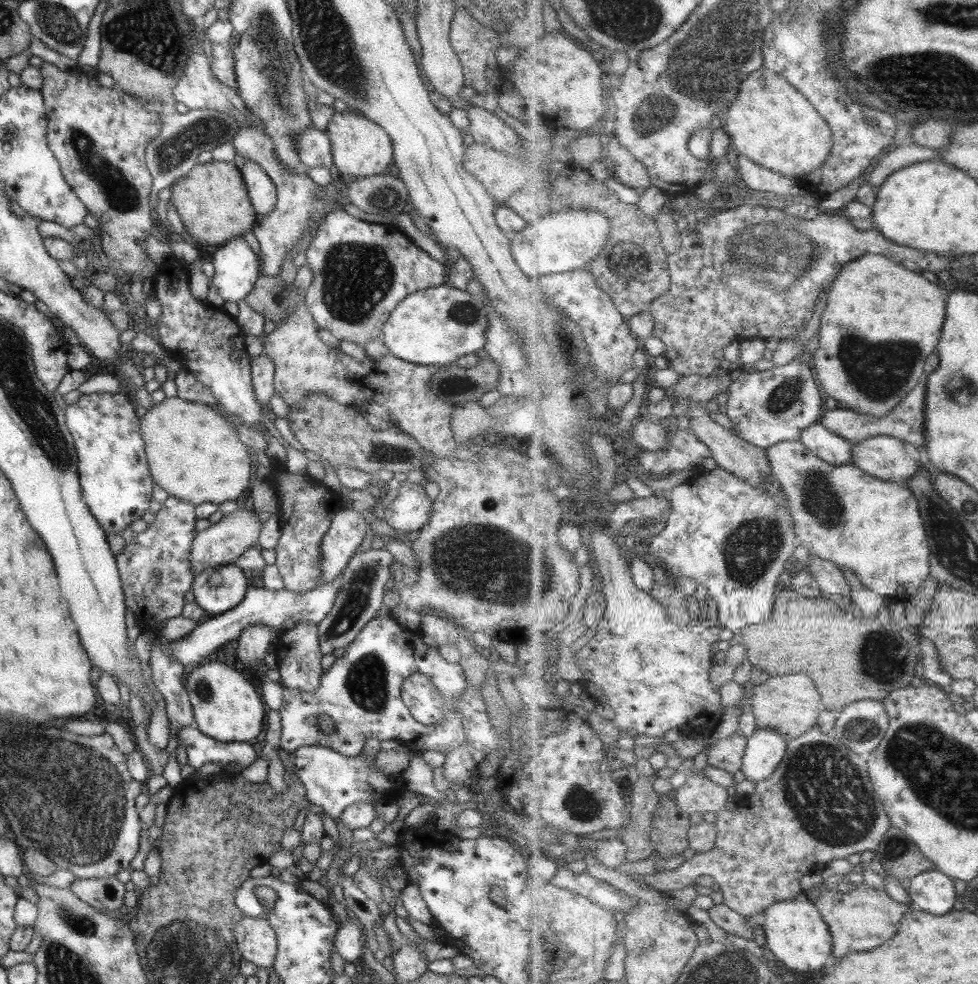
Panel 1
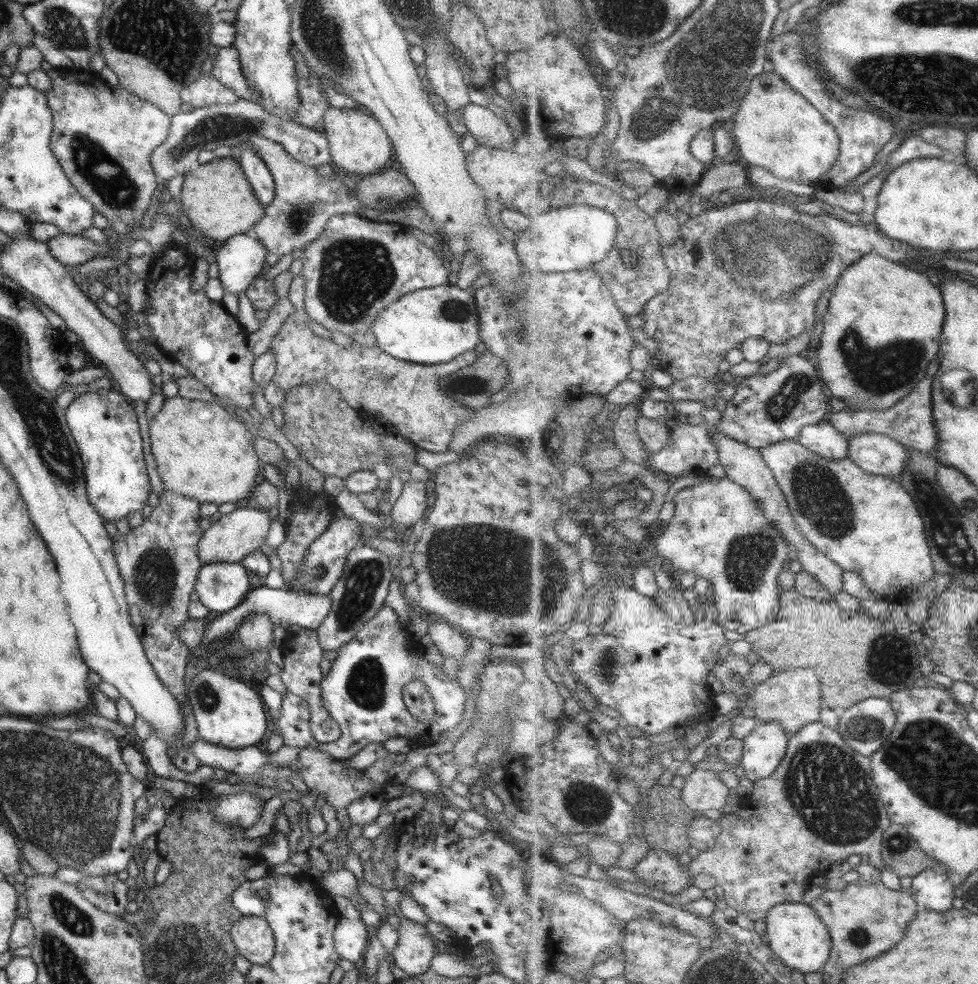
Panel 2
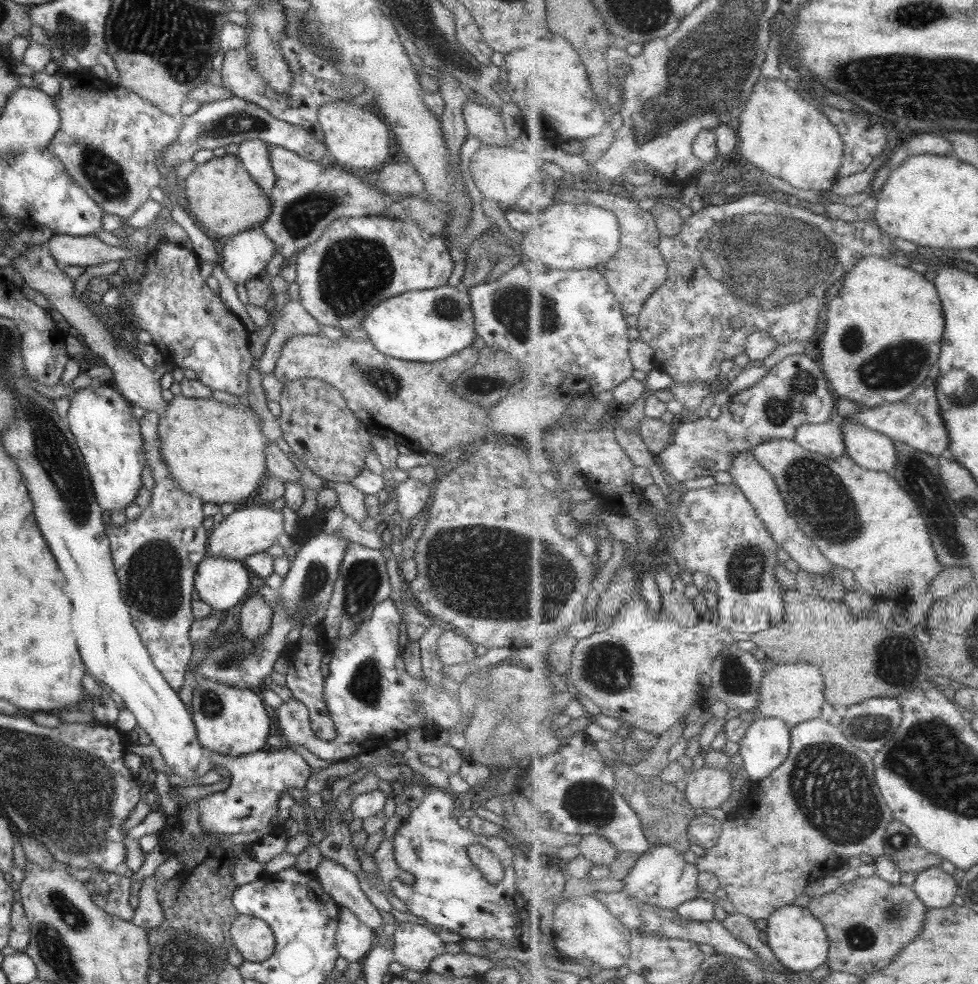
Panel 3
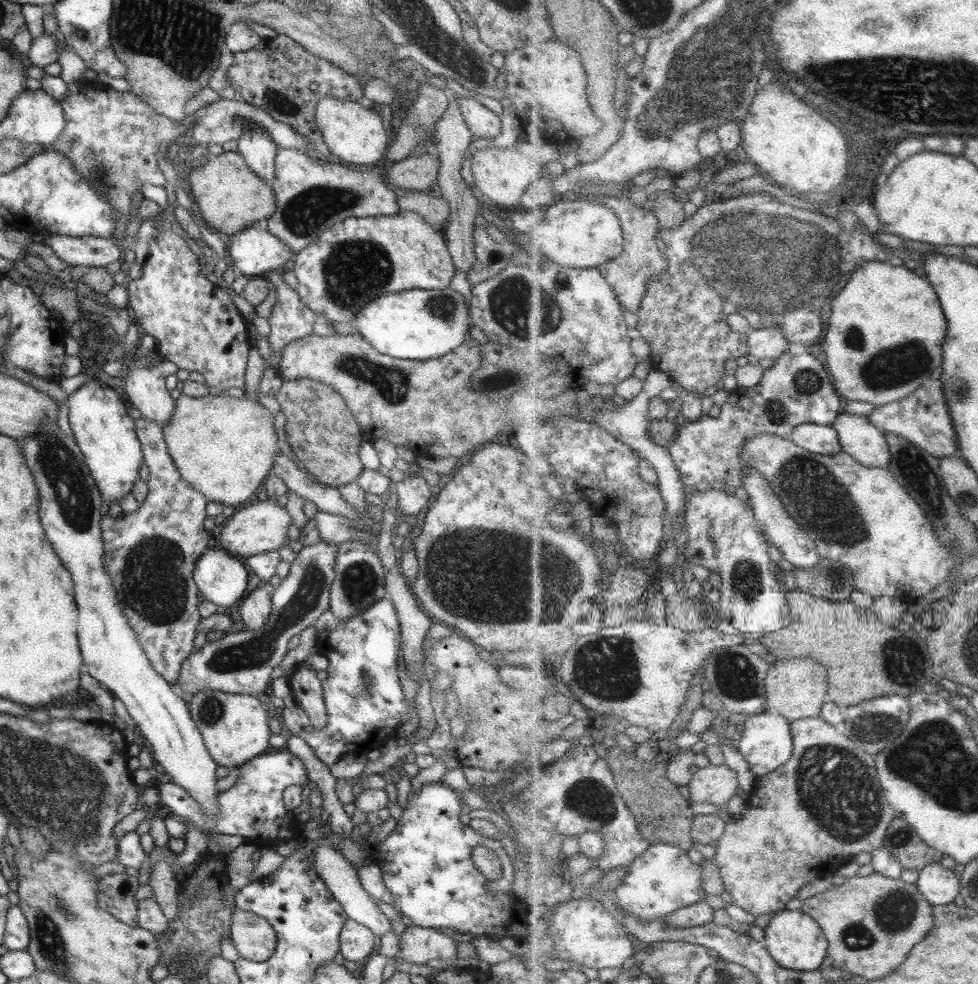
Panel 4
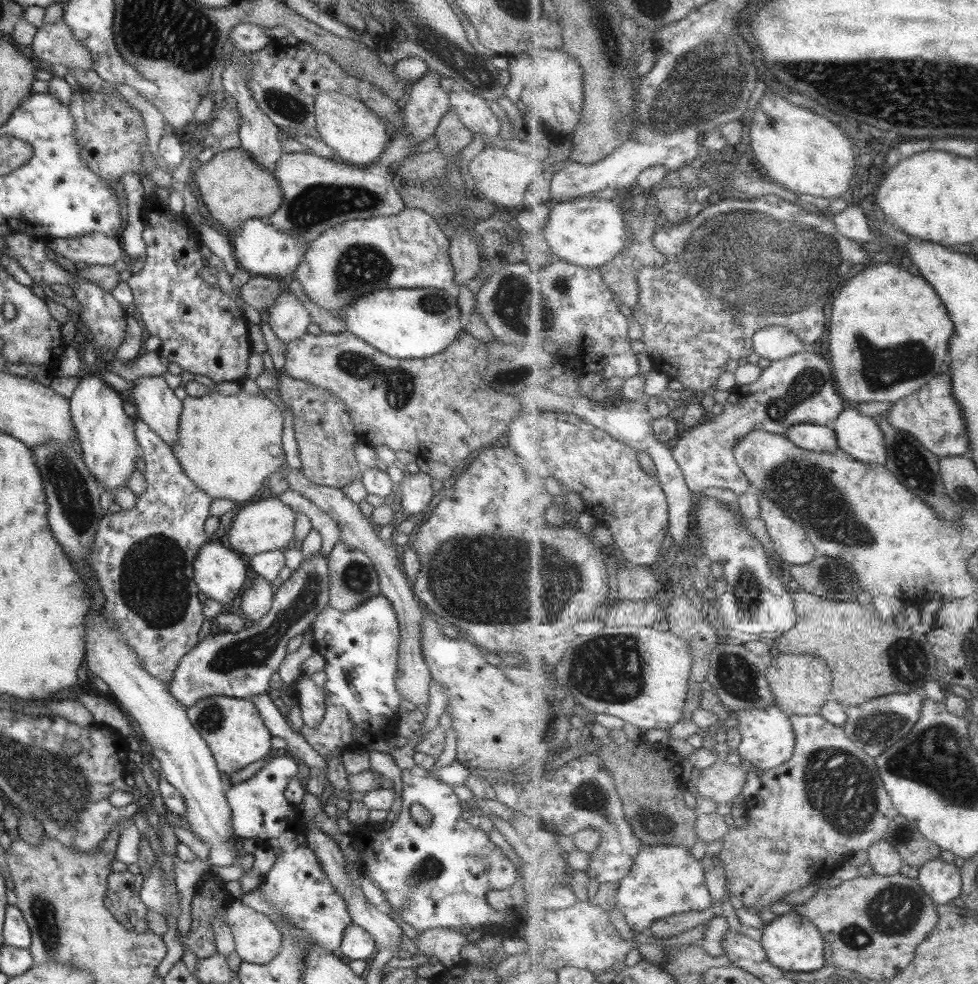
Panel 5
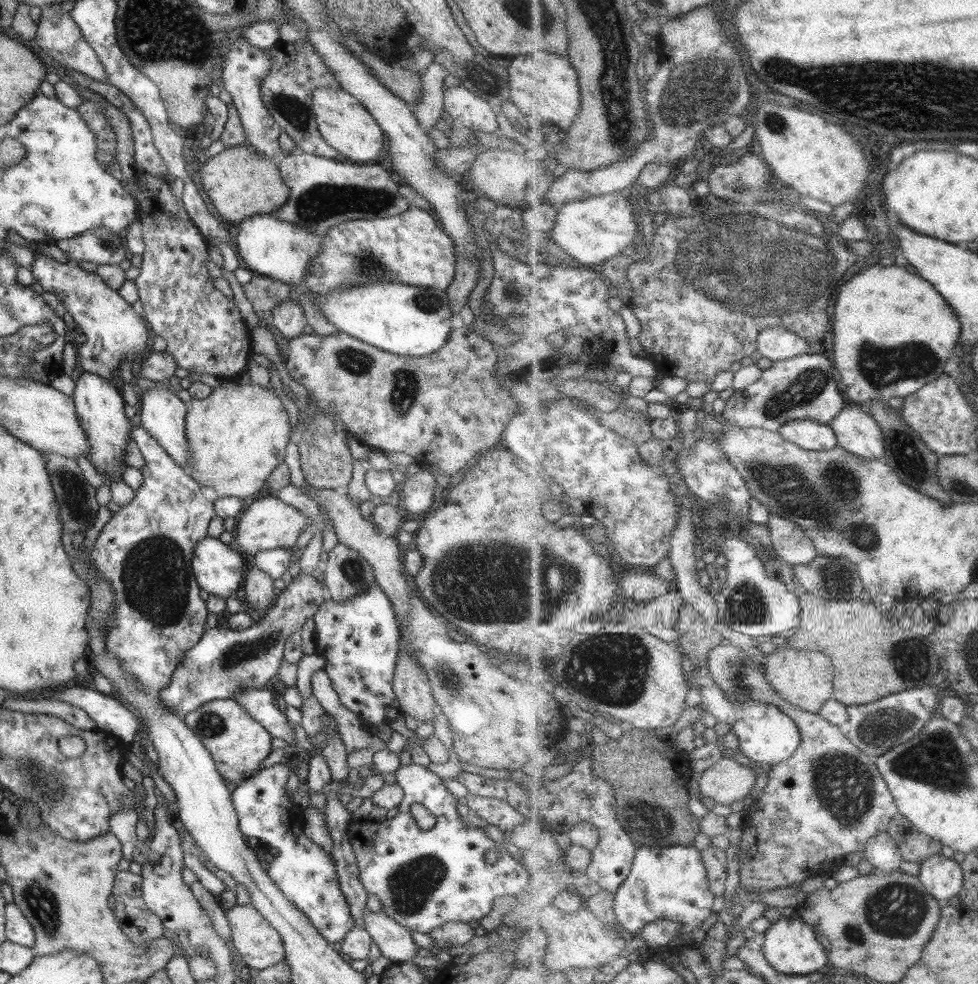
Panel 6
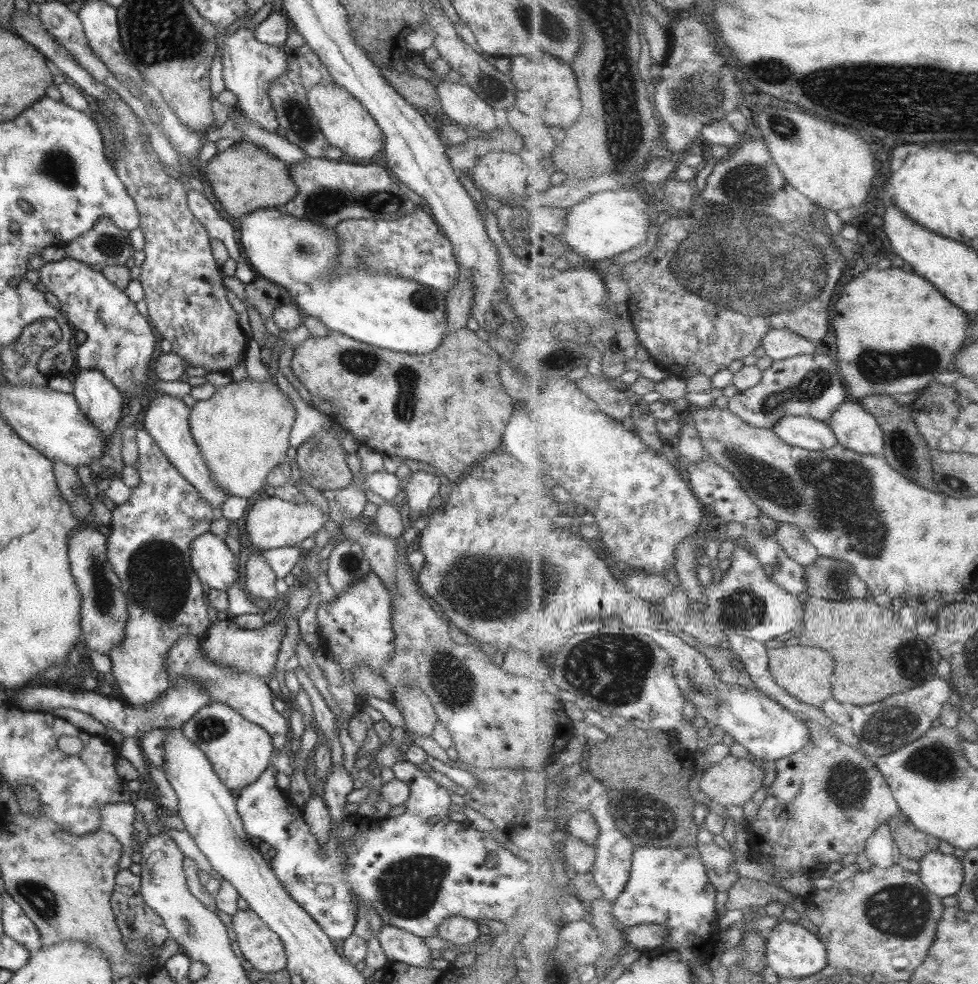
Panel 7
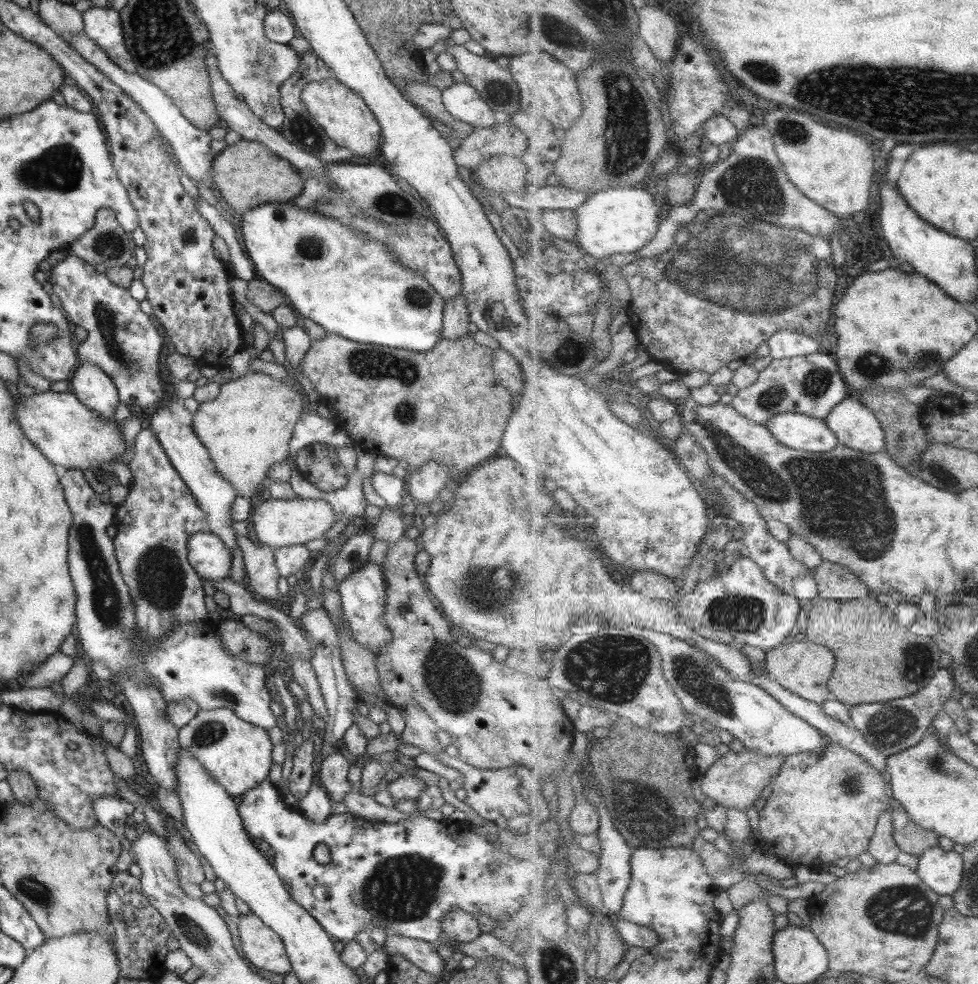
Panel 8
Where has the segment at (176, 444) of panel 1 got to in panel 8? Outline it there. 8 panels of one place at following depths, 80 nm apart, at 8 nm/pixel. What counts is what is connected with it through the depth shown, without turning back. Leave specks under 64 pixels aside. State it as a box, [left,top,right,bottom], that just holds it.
[192,372,306,497]

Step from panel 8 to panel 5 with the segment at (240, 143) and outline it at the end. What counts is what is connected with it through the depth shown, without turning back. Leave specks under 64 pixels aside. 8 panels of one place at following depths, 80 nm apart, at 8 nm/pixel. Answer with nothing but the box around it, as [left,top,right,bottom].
[190,147,282,235]

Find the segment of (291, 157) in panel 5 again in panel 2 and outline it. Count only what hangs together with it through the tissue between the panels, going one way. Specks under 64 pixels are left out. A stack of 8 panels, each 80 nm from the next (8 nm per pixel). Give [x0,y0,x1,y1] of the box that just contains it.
[237,134,365,258]

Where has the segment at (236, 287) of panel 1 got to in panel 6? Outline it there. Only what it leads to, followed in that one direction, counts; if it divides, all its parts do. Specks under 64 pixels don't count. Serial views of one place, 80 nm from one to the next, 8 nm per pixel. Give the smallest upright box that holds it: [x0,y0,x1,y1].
[235,214,321,287]

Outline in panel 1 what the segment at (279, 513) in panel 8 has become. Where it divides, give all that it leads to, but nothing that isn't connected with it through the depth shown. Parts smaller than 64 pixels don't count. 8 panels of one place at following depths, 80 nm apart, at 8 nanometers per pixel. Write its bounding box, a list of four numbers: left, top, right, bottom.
[188,508,261,575]

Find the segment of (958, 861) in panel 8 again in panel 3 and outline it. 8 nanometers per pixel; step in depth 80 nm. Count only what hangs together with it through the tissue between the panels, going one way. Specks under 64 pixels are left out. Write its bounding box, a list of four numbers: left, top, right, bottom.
[912,867,960,908]

